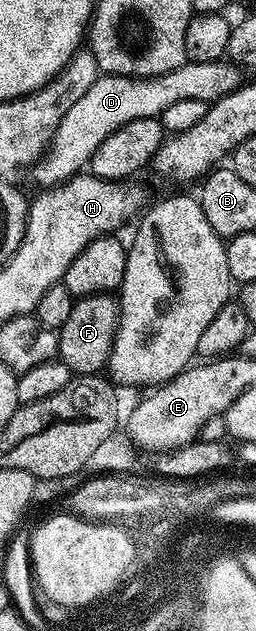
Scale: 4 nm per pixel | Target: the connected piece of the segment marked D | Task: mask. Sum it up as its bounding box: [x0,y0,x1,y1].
[34,59,240,187]

